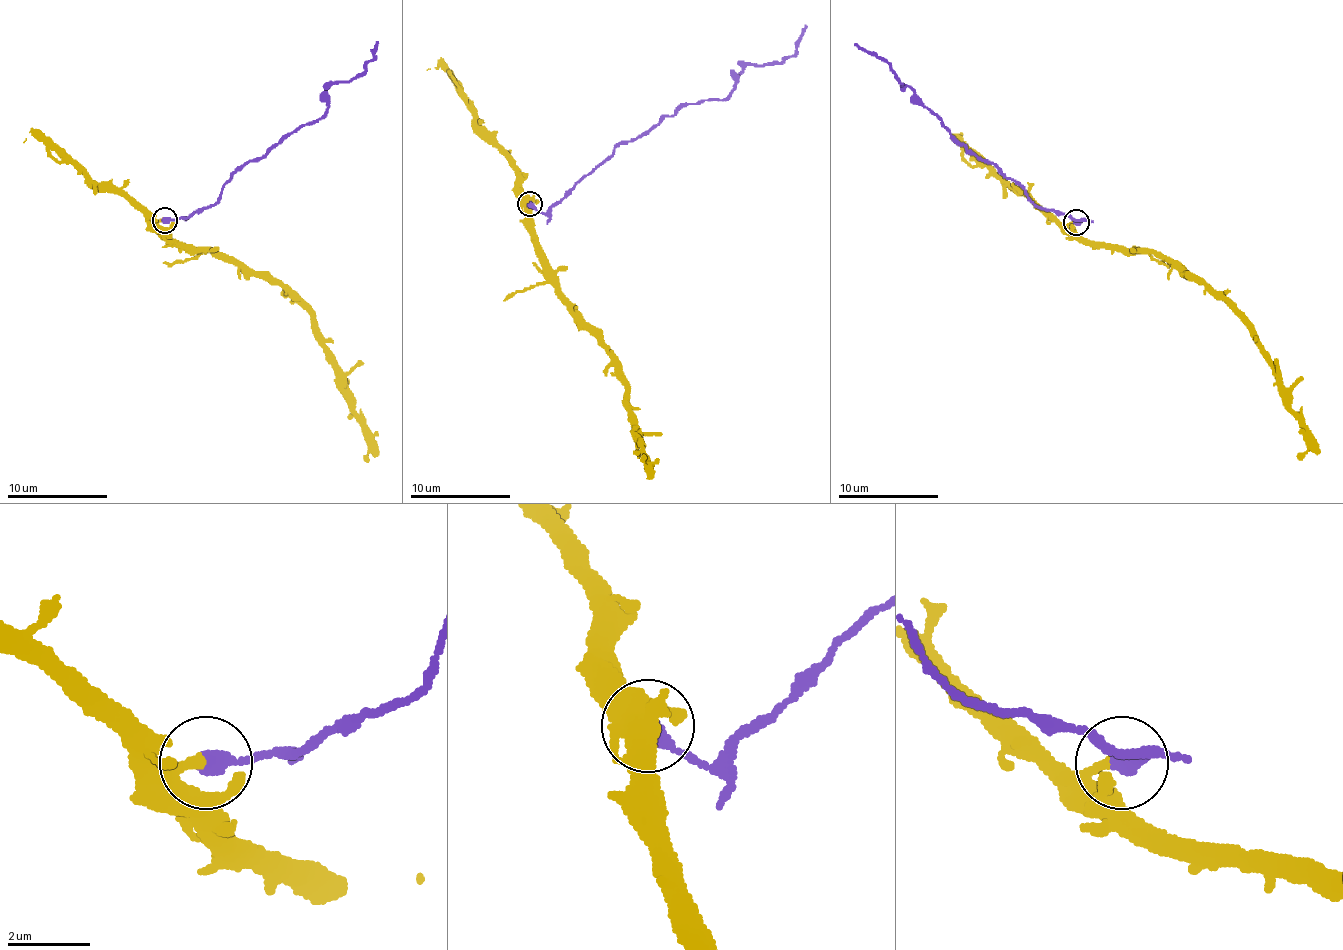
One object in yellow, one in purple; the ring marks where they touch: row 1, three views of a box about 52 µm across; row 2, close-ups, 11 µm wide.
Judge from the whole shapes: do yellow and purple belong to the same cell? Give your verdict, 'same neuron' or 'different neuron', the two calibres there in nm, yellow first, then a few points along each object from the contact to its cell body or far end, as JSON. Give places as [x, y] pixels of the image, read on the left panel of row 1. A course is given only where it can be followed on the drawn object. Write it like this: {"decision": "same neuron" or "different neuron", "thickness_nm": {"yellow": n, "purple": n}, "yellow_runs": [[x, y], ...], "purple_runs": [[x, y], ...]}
{"decision": "different neuron", "thickness_nm": {"yellow": 260, "purple": 440}, "yellow_runs": [[163, 221], [158, 228], [171, 238], [218, 252], [271, 277], [307, 310], [363, 424], [368, 462]], "purple_runs": [[164, 221], [211, 208], [235, 172], [321, 119], [326, 91], [334, 80], [356, 78], [377, 42]]}

